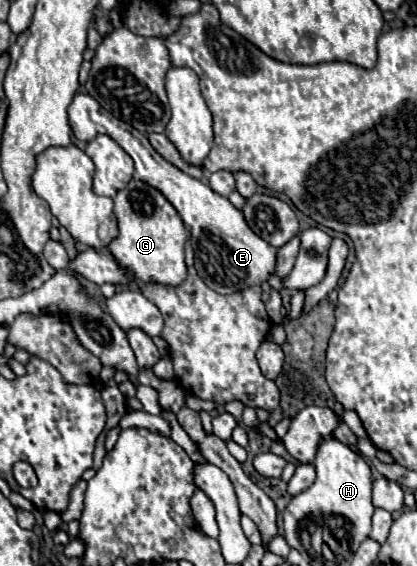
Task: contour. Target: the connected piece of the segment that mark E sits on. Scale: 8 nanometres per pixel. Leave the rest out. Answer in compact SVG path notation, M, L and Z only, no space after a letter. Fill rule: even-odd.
M77 93L73 103L69 105L69 121L73 133L79 141L91 141L99 133L109 135L117 141L135 161L135 179L145 181L147 185L159 189L167 201L179 211L185 225L191 231L191 245L195 253L195 269L199 277L217 293L237 293L253 285L261 285L275 273L277 263L277 249L263 241L259 235L251 231L245 223L245 217L239 209L235 209L227 197L217 195L209 185L203 181L179 171L175 165L167 163L149 143L149 139L135 131L129 123L113 117L107 109L103 109L91 95ZM205 235L205 237L203 237Z

